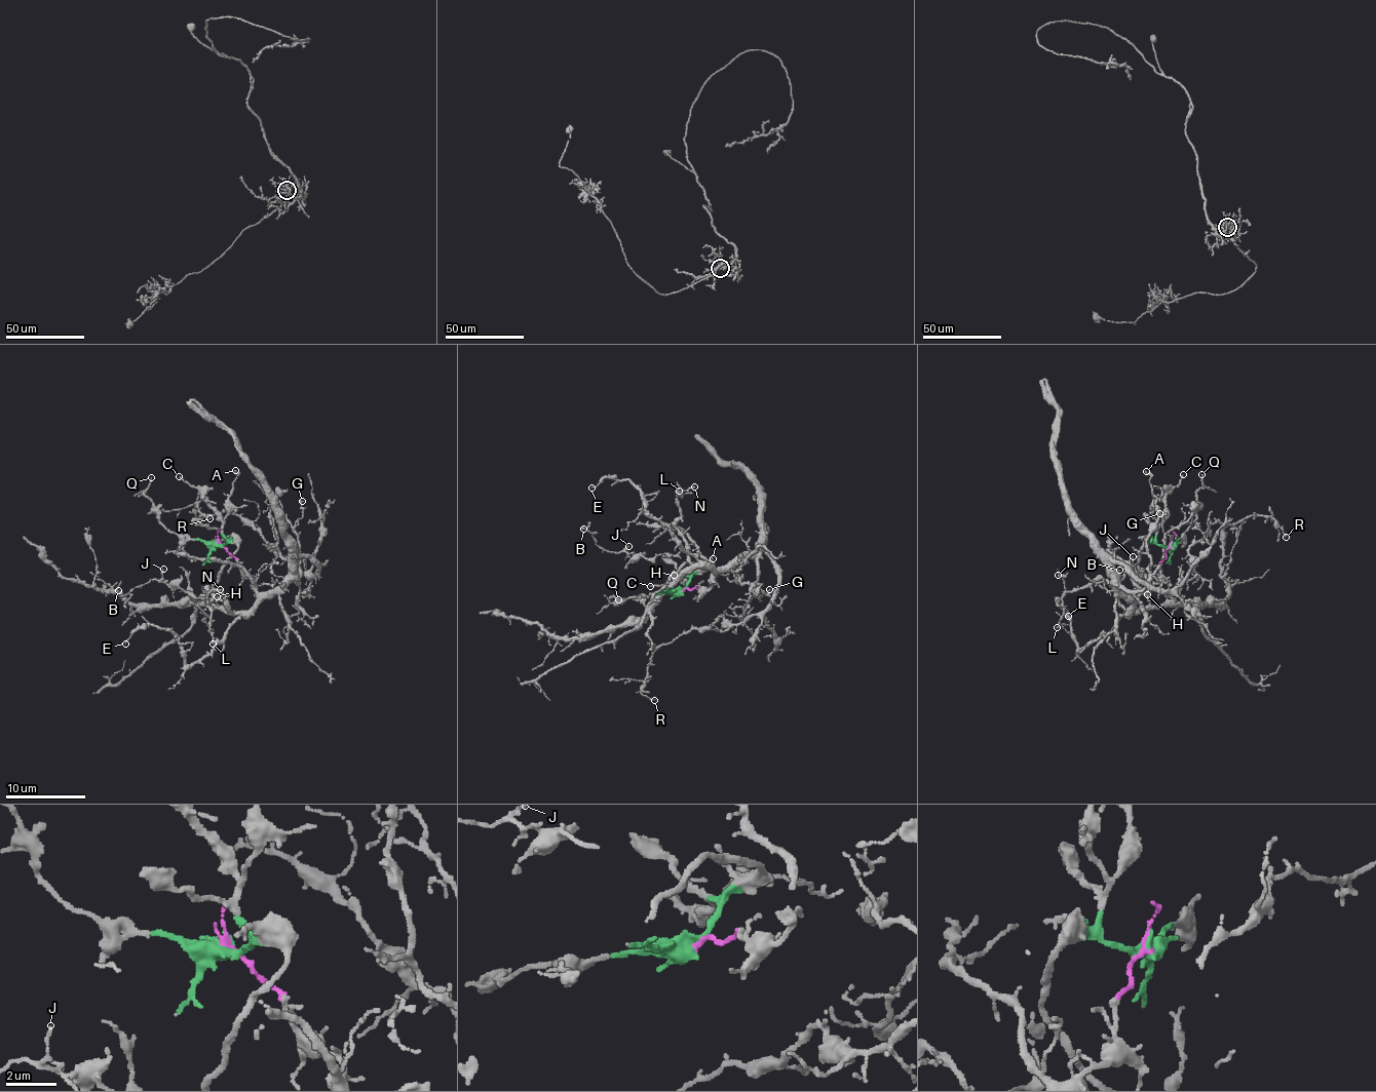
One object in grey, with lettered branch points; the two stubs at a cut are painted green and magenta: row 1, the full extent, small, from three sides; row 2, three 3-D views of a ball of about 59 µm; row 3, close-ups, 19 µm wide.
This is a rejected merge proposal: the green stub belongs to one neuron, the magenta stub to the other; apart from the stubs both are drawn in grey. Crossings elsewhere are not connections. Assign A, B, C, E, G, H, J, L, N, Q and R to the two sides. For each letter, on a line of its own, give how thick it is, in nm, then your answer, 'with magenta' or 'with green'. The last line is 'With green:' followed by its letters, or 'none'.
A: calibre 170 nm; with green
B: calibre 110 nm; with magenta
C: calibre 120 nm; with green
E: calibre 100 nm; with magenta
G: calibre 130 nm; with magenta
H: calibre 140 nm; with magenta
J: calibre 100 nm; with magenta
L: calibre 130 nm; with magenta
N: calibre 100 nm; with magenta
Q: calibre 120 nm; with green
R: calibre 120 nm; with magenta
With green: A, C, Q

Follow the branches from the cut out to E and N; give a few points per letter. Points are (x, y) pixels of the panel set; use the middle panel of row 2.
E: (680, 591), (706, 590), (713, 571), (646, 513), (643, 497), (627, 478), (607, 476), (590, 486)
N: (680, 591), (706, 590), (714, 575), (689, 561), (689, 547), (676, 527), (681, 516), (680, 492), (694, 486)

